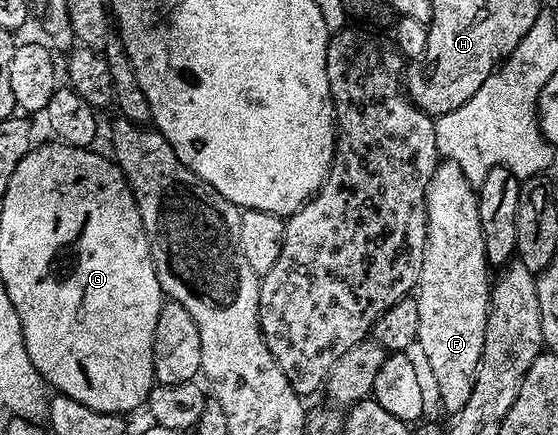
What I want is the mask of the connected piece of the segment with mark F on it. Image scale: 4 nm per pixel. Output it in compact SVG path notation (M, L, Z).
M448 161L438 162L425 187L425 248L415 288L419 311L416 346L425 354L437 395L449 413L456 413L471 397L489 316L491 264L485 258L478 198L459 165Z

